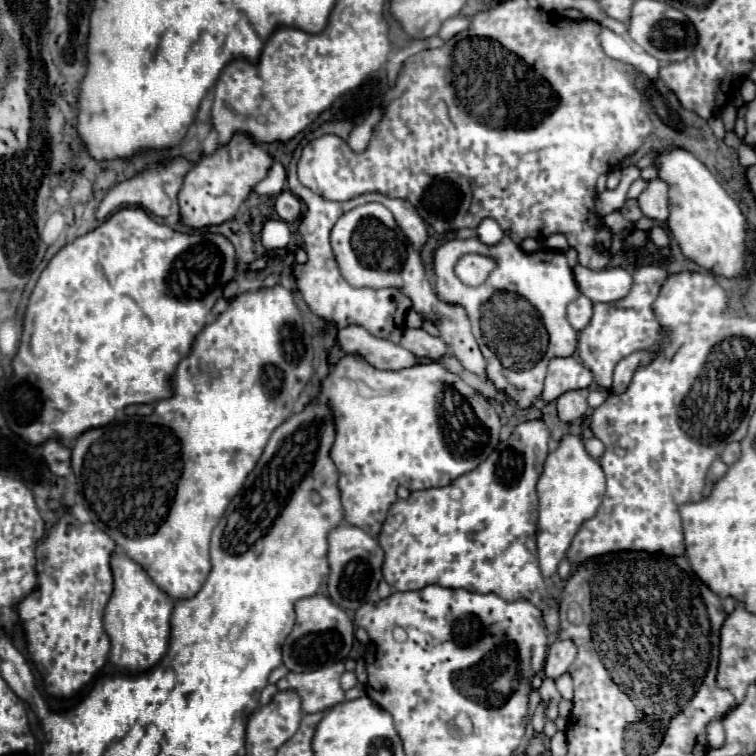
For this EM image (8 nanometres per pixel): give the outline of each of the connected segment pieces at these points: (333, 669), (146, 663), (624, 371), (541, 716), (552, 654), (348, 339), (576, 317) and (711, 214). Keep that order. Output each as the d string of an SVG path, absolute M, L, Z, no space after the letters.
M342 662L314 670L314 672L304 672L304 674L290 672L276 686L278 686L278 690L296 688L298 694L302 696L302 710L306 714L326 712L332 706L346 700L344 690L340 688L342 672L344 672Z
M116 550L110 556L110 568L114 576L114 592L104 610L104 628L110 636L110 662L122 672L148 672L154 668L168 650L170 638L170 614L174 600L160 590L146 570Z
M644 350L644 352L634 352L634 354L626 356L624 360L620 360L618 366L614 368L614 382L612 382L612 388L608 390L608 394L622 394L622 392L626 392L634 370L640 364L648 364L652 358L654 358L654 352L652 350Z
M540 702L540 704L538 704L538 708L536 708L536 712L534 712L534 716L532 716L532 726L534 726L536 734L540 734L540 732L542 732L544 722L546 722L546 706Z
M554 640L548 646L548 656L546 656L546 666L544 666L544 674L548 678L558 678L562 676L574 662L578 654L578 648L572 640Z
M346 326L338 332L338 342L342 344L342 350L346 354L362 356L368 364L382 370L398 370L398 368L410 368L418 364L418 358L404 350L398 344L392 344L382 338L374 338L368 330L362 326Z
M578 296L574 302L570 302L568 306L568 322L574 330L582 330L586 328L586 324L592 318L592 300L586 296Z
M682 148L664 150L658 156L656 166L660 170L660 178L670 184L668 228L680 244L682 254L716 276L740 276L748 256L748 224L738 202L718 184L718 180L698 158Z

